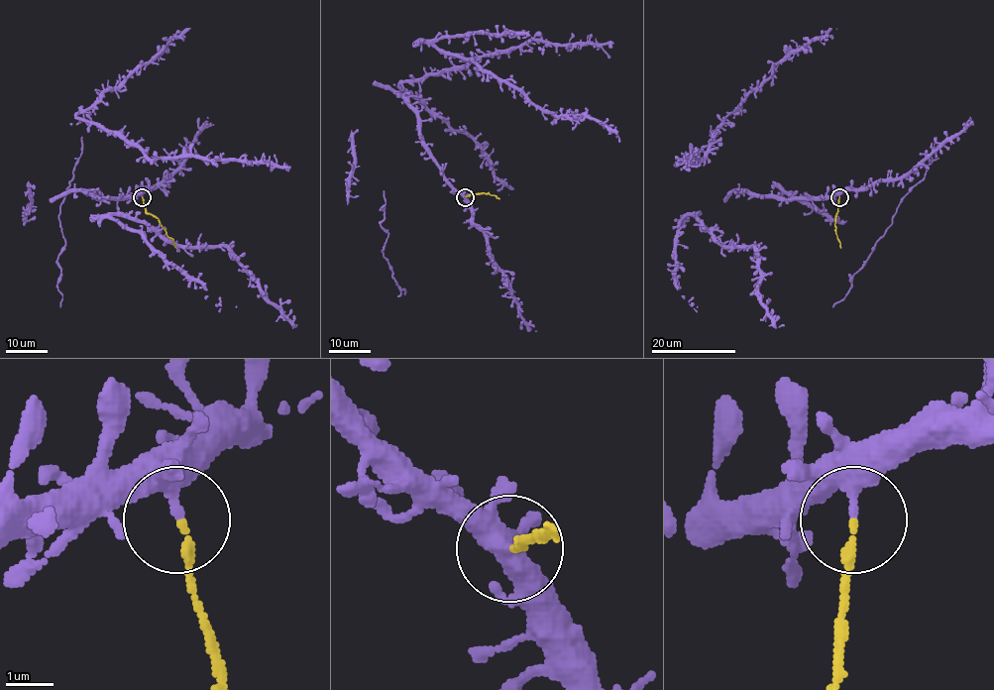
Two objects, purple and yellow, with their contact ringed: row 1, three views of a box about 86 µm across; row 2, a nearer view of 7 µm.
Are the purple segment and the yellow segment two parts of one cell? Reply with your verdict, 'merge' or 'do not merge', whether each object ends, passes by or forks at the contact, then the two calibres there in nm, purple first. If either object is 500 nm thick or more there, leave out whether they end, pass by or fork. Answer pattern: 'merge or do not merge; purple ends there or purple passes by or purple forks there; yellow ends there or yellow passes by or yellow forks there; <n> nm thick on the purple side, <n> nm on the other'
do not merge; purple ends there; yellow ends there; 320 nm thick on the purple side, 160 nm on the other

